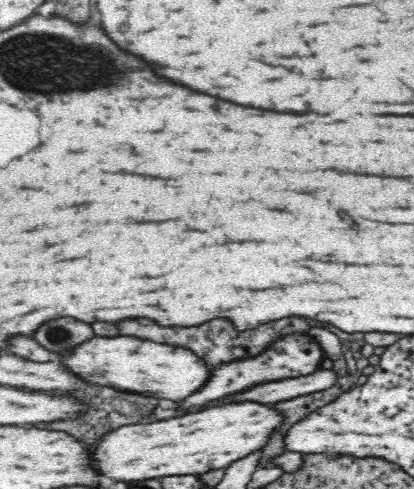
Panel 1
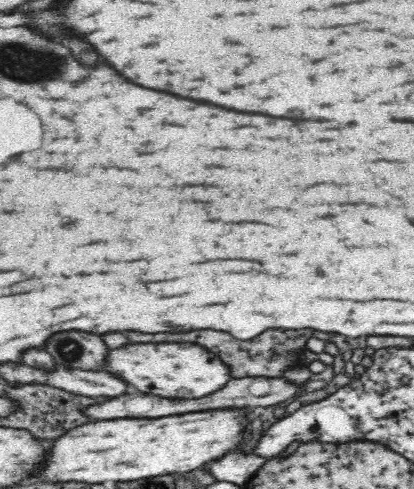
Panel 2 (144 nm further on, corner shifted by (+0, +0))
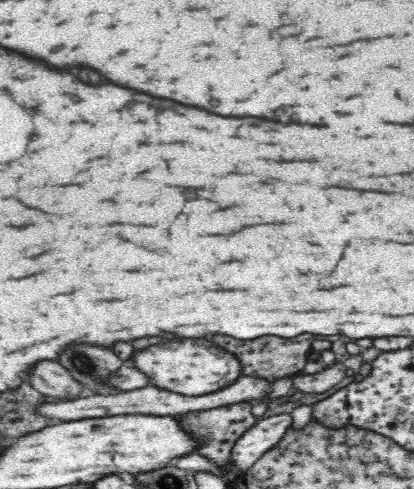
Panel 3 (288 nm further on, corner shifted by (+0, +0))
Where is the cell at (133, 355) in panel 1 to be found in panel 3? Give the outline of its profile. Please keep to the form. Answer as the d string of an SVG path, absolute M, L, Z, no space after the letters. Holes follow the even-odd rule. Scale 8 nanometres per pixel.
M204 338L176 340L170 344L164 342L144 350L136 350L132 354L132 366L146 374L152 386L184 396L202 396L208 392L216 392L220 388L226 388L240 376L240 364L236 364L236 358Z

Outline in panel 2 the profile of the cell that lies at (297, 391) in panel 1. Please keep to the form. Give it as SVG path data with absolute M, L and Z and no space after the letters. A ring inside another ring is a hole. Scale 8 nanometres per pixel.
M240 378L240 380L228 380L228 384L224 388L220 388L220 392L212 392L204 398L198 400L164 400L158 396L148 396L148 394L124 394L118 396L114 400L108 400L104 404L98 406L90 406L88 414L92 418L98 420L116 420L116 418L162 418L162 416L176 416L176 414L186 414L186 412L202 412L202 410L216 410L216 408L244 408L244 406L268 406L268 408L276 408L280 406L284 400L292 400L292 396L296 396L298 392L304 390L304 384L294 384L288 382L288 378Z

